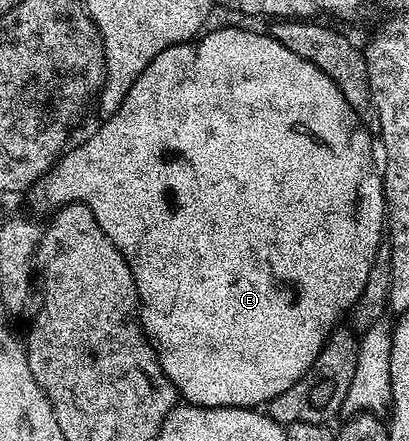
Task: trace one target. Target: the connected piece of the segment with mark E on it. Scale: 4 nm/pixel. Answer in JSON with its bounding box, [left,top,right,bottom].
[35,29,387,409]

